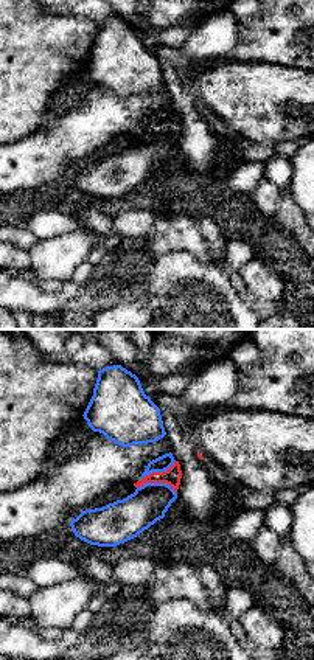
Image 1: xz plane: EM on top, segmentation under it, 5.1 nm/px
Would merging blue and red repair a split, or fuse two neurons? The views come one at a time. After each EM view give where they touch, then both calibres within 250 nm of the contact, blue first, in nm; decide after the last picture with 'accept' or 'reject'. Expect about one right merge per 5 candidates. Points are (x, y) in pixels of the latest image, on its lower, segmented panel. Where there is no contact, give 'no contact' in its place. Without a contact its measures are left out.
meets blue at (157, 483); 220 nm thick on the blue side, 90 nm on the other

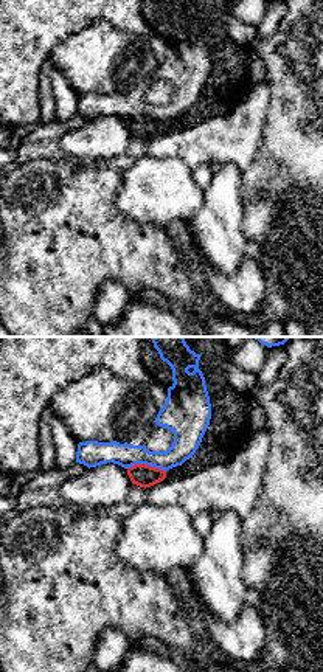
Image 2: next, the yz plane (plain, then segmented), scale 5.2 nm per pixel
meets blue at (146, 464); 140 nm thick on the blue side, 120 nm on the other

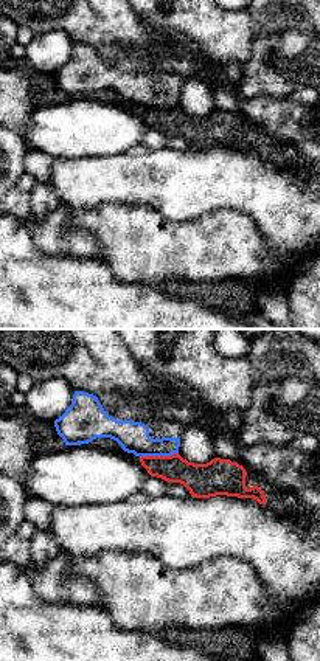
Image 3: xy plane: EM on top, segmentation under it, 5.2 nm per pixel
meets blue at (159, 455); 160 nm thick on the blue side, 160 nm on the other

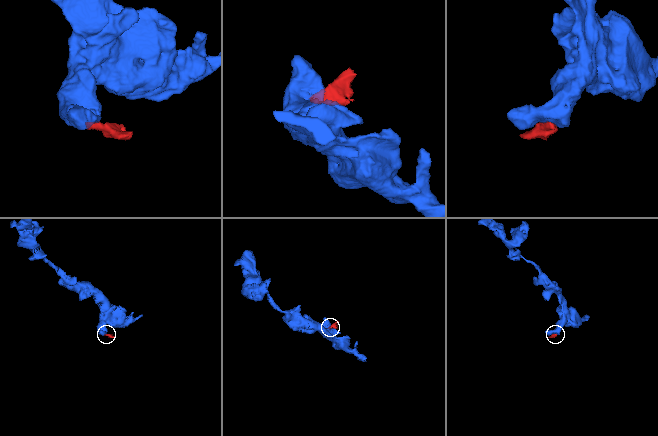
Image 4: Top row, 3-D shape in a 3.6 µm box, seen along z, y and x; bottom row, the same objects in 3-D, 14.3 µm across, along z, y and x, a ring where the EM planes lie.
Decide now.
reject

